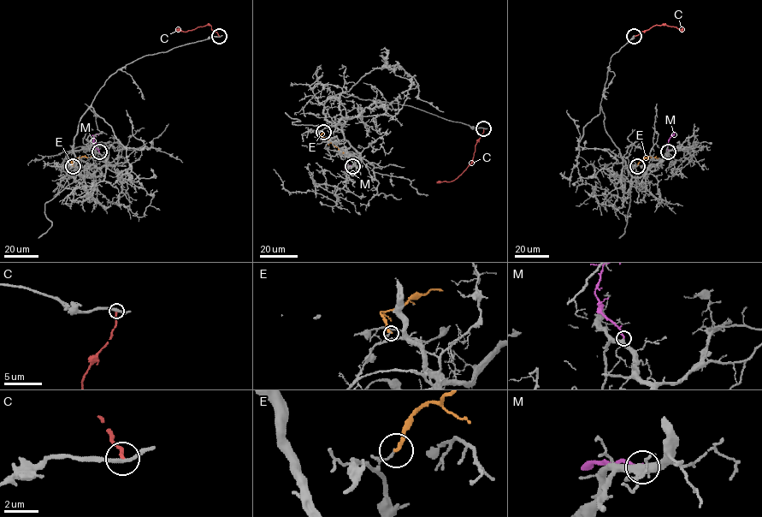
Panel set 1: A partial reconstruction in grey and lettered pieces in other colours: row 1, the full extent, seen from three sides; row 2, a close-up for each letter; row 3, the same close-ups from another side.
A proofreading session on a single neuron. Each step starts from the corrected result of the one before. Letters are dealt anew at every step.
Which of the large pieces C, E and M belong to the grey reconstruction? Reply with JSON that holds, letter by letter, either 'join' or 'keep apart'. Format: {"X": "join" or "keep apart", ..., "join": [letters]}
{"C": "keep apart", "E": "keep apart", "M": "join", "join": ["M"]}

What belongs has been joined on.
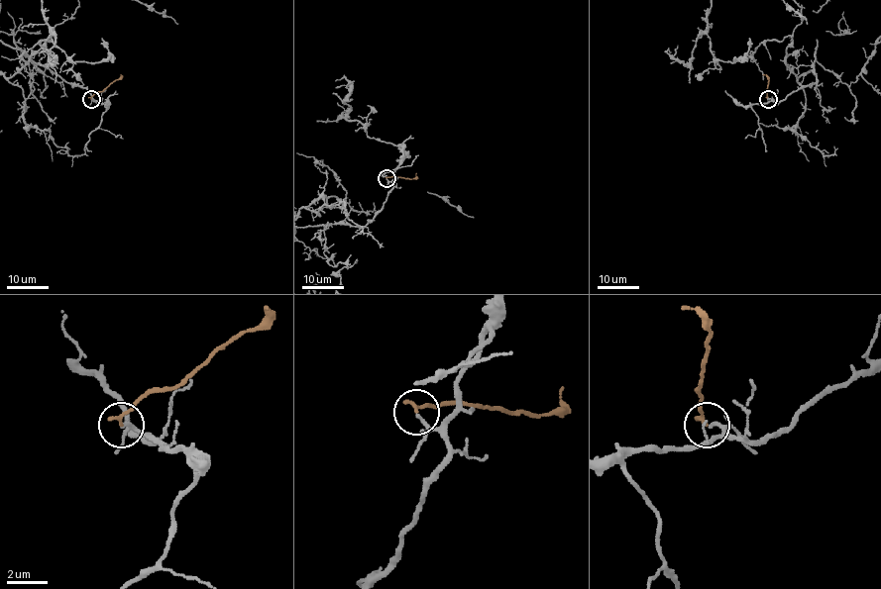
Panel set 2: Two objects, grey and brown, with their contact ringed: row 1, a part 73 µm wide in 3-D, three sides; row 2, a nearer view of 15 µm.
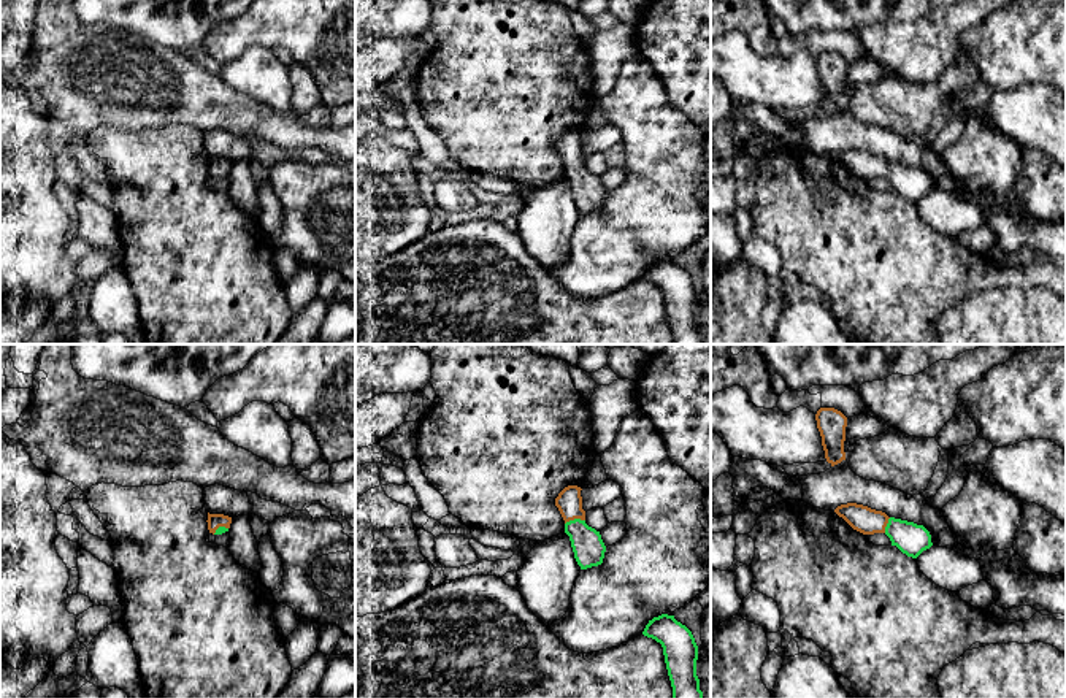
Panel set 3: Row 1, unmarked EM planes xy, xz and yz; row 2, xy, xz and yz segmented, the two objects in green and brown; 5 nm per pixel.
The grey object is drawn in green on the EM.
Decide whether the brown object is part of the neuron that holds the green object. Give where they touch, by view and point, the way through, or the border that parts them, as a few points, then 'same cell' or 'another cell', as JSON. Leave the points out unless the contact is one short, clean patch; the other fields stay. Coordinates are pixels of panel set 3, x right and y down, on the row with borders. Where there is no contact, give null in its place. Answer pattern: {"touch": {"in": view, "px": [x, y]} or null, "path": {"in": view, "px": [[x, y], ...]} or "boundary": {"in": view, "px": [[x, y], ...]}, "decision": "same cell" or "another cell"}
{"touch": {"in": "xz", "px": [575, 519]}, "path": {"in": "xz", "px": [[589, 549], [575, 527], [575, 519], [568, 502]]}, "decision": "same cell"}

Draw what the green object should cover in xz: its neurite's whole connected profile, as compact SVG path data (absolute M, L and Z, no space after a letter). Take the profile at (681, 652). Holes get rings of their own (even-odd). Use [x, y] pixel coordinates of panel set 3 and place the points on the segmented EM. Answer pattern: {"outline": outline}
{"outline": "M661 614L649 620L642 635L663 647L673 698L703 698L696 676L698 646L692 631L674 616Z"}

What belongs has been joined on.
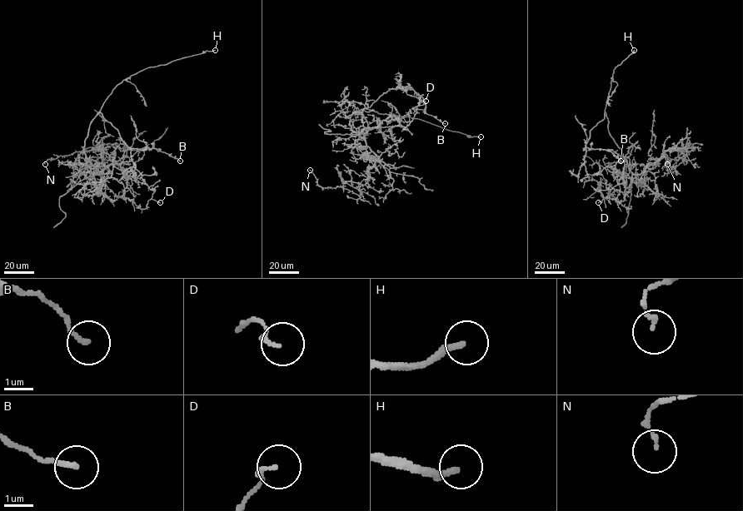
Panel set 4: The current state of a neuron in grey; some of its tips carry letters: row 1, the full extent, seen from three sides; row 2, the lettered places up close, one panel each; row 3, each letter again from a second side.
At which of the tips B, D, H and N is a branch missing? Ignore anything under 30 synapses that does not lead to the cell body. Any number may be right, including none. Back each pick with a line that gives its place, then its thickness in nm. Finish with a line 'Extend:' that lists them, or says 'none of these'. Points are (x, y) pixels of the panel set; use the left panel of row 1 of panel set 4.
H: at (215, 50); 240 nm thick
Extend: H

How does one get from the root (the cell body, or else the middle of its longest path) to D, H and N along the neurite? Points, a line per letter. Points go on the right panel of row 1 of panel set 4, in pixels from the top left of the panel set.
D: (617, 145), (631, 174), (630, 185), (626, 186), (624, 166), (624, 181), (601, 190), (603, 198), (598, 202)
H: (617, 145), (609, 132), (605, 109), (613, 70), (634, 50)
N: (617, 145), (630, 170), (635, 175), (670, 148), (692, 149), (684, 152), (683, 159), (670, 159), (667, 164)

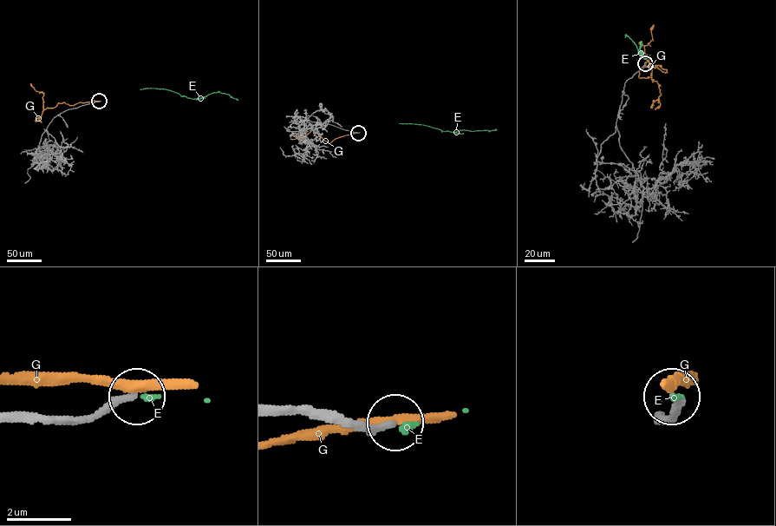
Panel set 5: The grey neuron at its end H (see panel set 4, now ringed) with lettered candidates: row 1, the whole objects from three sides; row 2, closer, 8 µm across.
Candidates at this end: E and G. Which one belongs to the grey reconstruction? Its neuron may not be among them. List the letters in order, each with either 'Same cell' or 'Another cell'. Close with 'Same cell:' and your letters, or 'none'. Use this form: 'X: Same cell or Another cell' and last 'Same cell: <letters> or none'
E: Another cell
G: Another cell
Same cell: none

